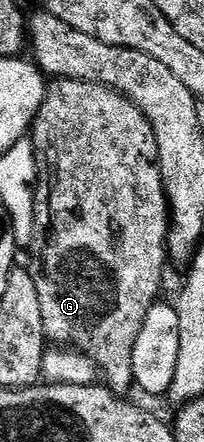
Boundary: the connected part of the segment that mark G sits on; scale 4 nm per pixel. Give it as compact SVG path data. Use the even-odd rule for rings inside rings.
M55 79L55 80L54 80L54 82L52 82L52 83L51 83L51 84L50 84L50 87L49 87L49 90L48 90L48 92L47 92L47 96L46 96L46 97L45 97L45 101L44 101L44 102L43 102L43 104L42 104L42 105L41 105L41 109L40 109L40 110L39 110L39 112L38 112L38 113L37 113L37 117L36 117L36 118L35 118L35 125L34 125L34 127L32 127L32 128L31 128L31 130L30 130L30 132L29 132L29 138L30 138L30 141L31 141L31 144L32 144L32 145L33 145L33 146L35 146L35 170L36 170L36 172L37 172L37 186L36 186L36 188L35 188L35 243L36 243L36 244L37 244L37 248L38 248L38 247L39 247L39 268L37 268L37 269L36 269L36 268L34 268L34 271L33 271L33 274L34 274L34 277L35 277L35 284L36 284L36 285L37 285L37 301L41 301L41 321L42 321L42 322L43 322L43 334L44 334L44 336L46 336L46 338L47 338L47 339L48 339L48 340L50 340L50 342L51 342L51 339L52 339L52 341L53 341L53 342L51 342L51 343L52 343L52 344L55 344L55 345L58 345L58 346L59 346L59 347L60 347L60 348L70 348L70 349L74 349L74 350L77 350L77 351L79 351L79 352L83 352L83 353L84 353L84 354L86 354L86 355L87 355L87 356L89 356L89 358L91 358L91 359L92 359L92 361L94 361L94 363L95 363L95 364L96 364L96 366L97 366L97 367L98 367L98 370L99 370L99 371L100 371L100 372L101 372L101 375L102 375L102 378L103 378L103 379L104 379L104 377L105 377L105 378L107 378L107 379L104 379L104 380L105 380L105 383L106 383L106 386L108 386L108 387L110 387L110 388L111 388L111 390L112 390L112 391L114 391L114 392L115 392L115 394L116 394L116 395L118 395L118 396L120 396L120 397L123 397L123 396L126 396L126 395L127 395L127 394L128 394L128 393L127 393L127 392L126 392L126 391L127 391L127 390L129 390L129 389L130 389L130 390L132 390L132 388L134 388L134 387L135 387L135 377L134 377L134 371L133 371L133 345L137 345L137 333L141 333L141 325L145 325L145 317L146 317L146 316L147 316L147 314L148 314L148 313L149 313L149 309L150 309L150 308L151 308L151 307L152 307L152 305L154 305L154 304L155 304L155 302L156 302L156 301L157 301L157 300L158 300L158 299L159 299L159 298L160 298L160 295L159 295L159 290L161 290L161 289L162 289L162 287L163 287L163 270L165 270L165 269L166 269L166 267L169 267L169 256L168 256L168 253L167 253L167 228L168 228L168 226L169 226L169 208L168 208L168 206L167 206L167 194L166 194L166 193L165 193L165 189L164 189L164 188L163 188L163 178L162 178L162 177L161 177L161 169L160 169L160 168L159 168L159 154L158 154L158 153L157 153L157 141L156 141L156 140L155 140L155 138L154 138L154 137L153 137L153 129L152 129L152 128L151 128L151 123L150 123L150 121L149 121L149 120L148 120L148 119L147 119L147 118L146 118L146 117L145 117L145 113L141 113L141 109L137 109L137 105L133 105L133 101L129 101L129 100L128 100L128 99L127 99L127 98L125 98L125 96L123 96L123 95L122 95L122 94L121 94L121 92L120 92L120 91L115 91L115 90L114 90L114 89L113 89L113 88L112 88L112 87L106 87L106 86L105 86L105 85L101 85L101 84L100 84L100 83L86 83L86 82L85 82L85 81L77 81L77 80L76 80L76 79Z

